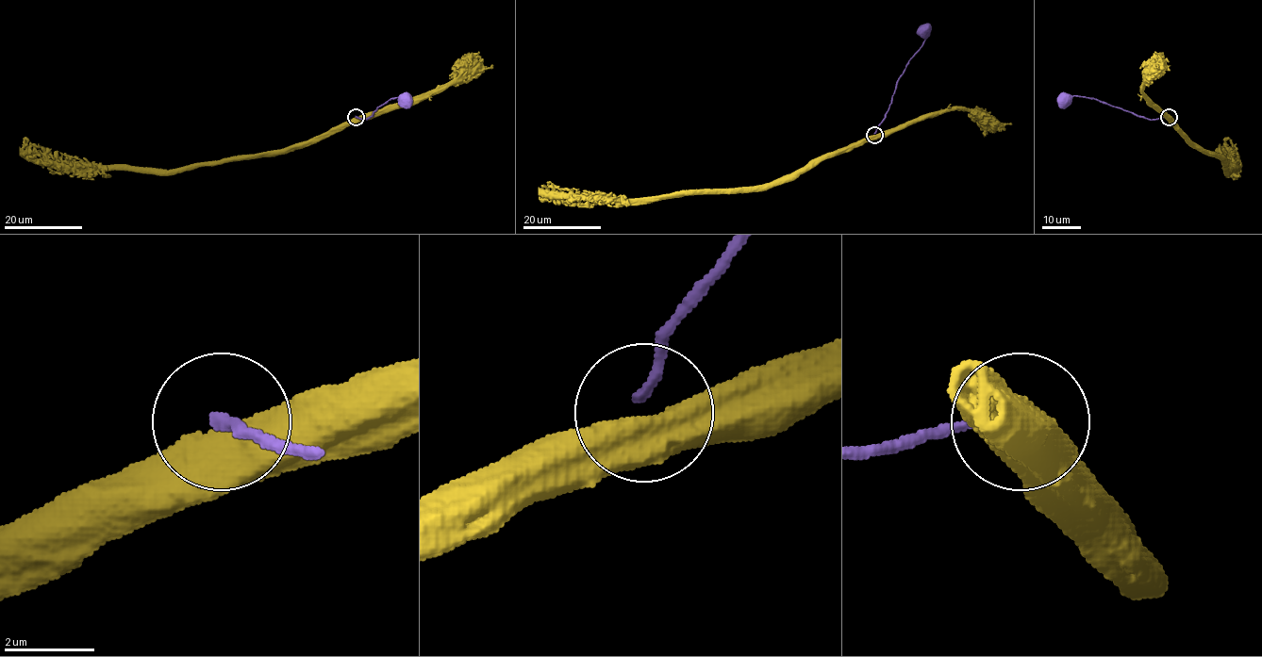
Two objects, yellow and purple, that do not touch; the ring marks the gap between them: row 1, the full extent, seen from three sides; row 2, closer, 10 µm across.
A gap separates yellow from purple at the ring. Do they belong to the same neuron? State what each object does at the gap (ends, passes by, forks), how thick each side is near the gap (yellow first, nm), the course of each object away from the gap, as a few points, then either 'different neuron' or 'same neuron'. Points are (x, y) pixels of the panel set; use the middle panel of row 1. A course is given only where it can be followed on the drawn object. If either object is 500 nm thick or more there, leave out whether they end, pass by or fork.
800/240 nm | yellow via (875, 136), (807, 163), (770, 183), (753, 187), (628, 199), (552, 197), (541, 189), (545, 186) | purple via (875, 134), (898, 79), (921, 45), (925, 32) | different neuron

